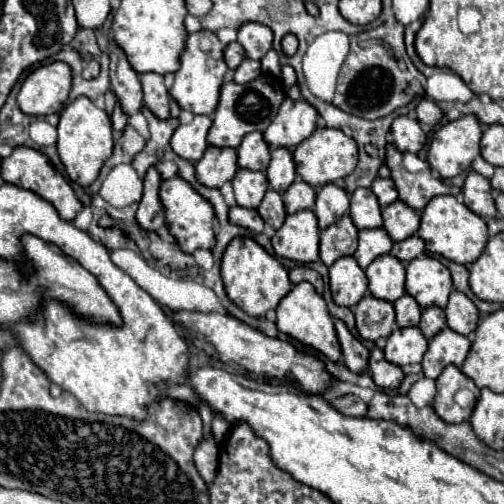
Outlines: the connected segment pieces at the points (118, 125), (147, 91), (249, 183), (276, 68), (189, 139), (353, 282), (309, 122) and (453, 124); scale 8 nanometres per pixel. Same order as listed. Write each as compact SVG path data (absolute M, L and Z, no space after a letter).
M119 103L115 105L115 111L113 111L113 115L111 115L111 123L113 123L113 129L115 129L115 131L123 133L123 129L125 129L125 125L127 125L127 117L125 117L125 113L121 111L121 105L119 105Z
M143 73L139 77L143 87L143 101L153 111L157 119L169 119L169 91L163 83L163 75L157 73Z
M239 169L231 183L237 205L247 209L257 209L269 187L267 177L261 171L249 171L249 169Z
M273 49L261 59L261 71L263 71L265 75L271 75L271 77L279 77L279 75L281 75L279 57L277 57L277 53L275 53Z
M195 115L191 123L179 125L171 137L171 149L191 163L197 163L207 149L207 131L211 127L211 119L207 115Z
M341 257L329 267L331 295L341 307L353 307L367 291L365 271L357 265L353 257Z
M285 99L277 111L273 123L263 131L263 139L269 147L297 147L315 131L317 111L307 101Z
M463 115L445 123L433 135L427 163L443 179L451 179L463 171L469 171L473 159L479 155L481 135L483 133L477 117Z

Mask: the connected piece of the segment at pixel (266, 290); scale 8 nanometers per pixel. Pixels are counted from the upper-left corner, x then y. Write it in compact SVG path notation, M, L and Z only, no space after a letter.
M237 237L235 241L231 241L223 255L221 277L227 297L251 317L265 317L265 313L269 309L275 309L293 287L285 267L249 237Z

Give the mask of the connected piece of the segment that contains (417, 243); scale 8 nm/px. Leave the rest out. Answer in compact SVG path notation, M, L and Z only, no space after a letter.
M413 235L409 239L393 243L393 249L391 249L391 255L395 255L403 263L409 263L411 259L415 259L415 257L419 257L423 253L425 253L425 245L423 245L419 235Z

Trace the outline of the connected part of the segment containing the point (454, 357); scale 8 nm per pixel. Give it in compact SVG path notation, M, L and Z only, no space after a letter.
M445 327L443 333L437 333L429 341L429 349L421 363L423 375L427 379L437 379L447 365L461 367L469 349L471 349L471 341L465 335L459 335L449 327Z

